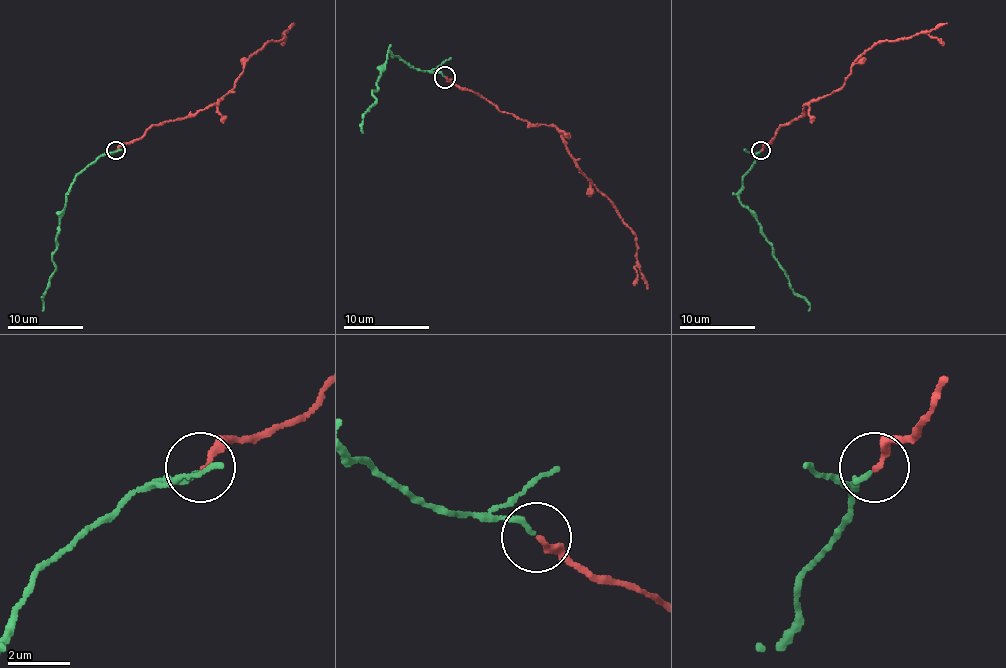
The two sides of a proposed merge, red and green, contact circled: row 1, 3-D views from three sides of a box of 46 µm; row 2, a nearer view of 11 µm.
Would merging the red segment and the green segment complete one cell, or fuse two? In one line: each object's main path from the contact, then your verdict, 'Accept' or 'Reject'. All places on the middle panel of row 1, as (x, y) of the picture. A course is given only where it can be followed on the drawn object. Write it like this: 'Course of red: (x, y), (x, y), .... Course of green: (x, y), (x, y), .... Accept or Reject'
Course of red: (445, 76), (501, 111), (531, 124), (552, 126), (561, 134), (576, 167), (634, 235), (636, 268), (647, 289). Course of green: (445, 76), (411, 68), (400, 57), (389, 53), (376, 89), (372, 91), (376, 100), (368, 108), (361, 130). Accept

